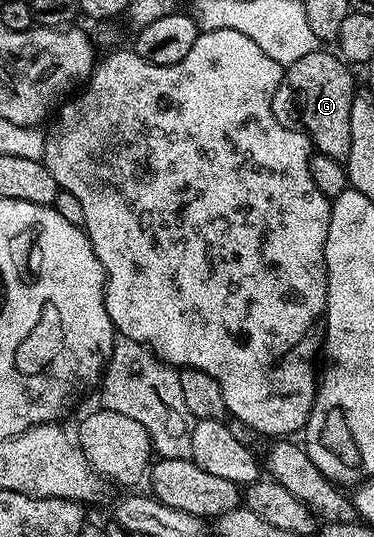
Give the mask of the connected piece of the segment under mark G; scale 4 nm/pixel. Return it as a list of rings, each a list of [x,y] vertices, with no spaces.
[[[316,50],[288,66],[288,84],[302,95],[302,120],[313,147],[328,158],[345,161],[352,150],[352,98],[356,91],[351,65],[333,51]]]

